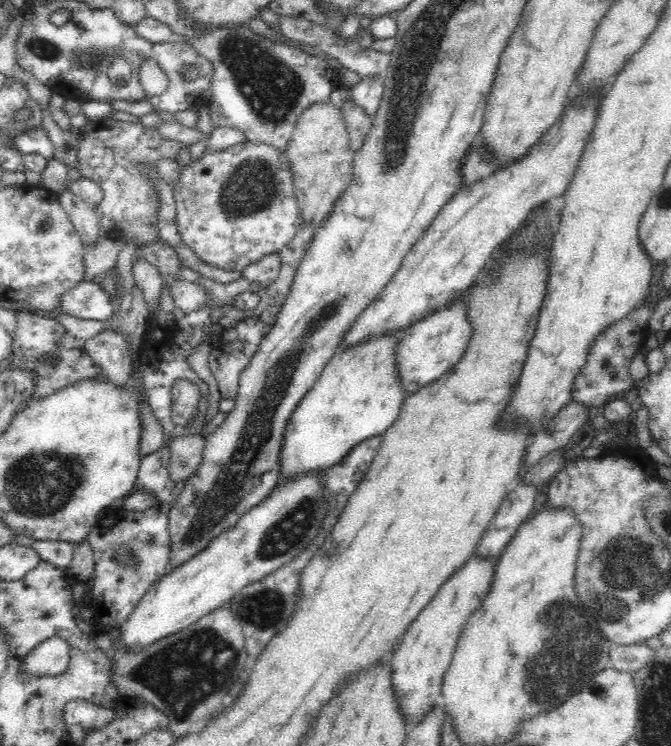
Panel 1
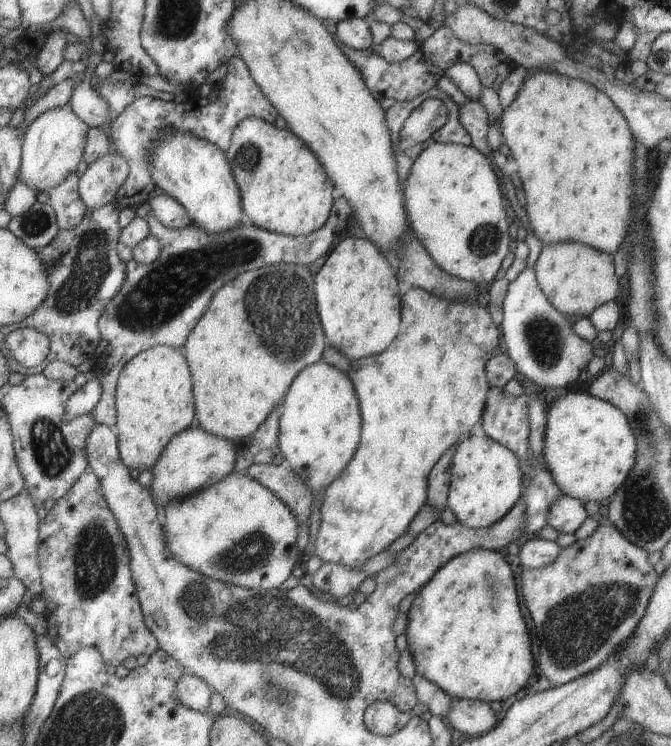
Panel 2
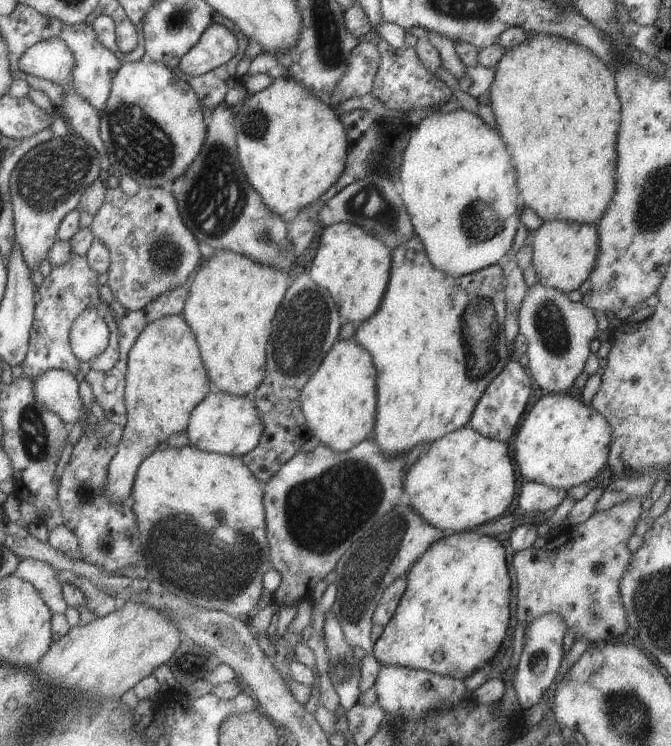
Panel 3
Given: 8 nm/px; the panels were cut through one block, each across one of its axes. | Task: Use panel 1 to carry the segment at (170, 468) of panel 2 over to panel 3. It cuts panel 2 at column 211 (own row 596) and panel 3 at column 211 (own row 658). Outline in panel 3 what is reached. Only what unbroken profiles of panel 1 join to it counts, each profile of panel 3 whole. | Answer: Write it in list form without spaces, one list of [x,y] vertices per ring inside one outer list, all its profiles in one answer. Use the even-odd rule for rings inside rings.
[[[211,388],[205,398],[191,411],[185,432],[189,445],[196,449],[242,457],[257,446],[262,430],[260,412],[250,395],[237,396]]]

